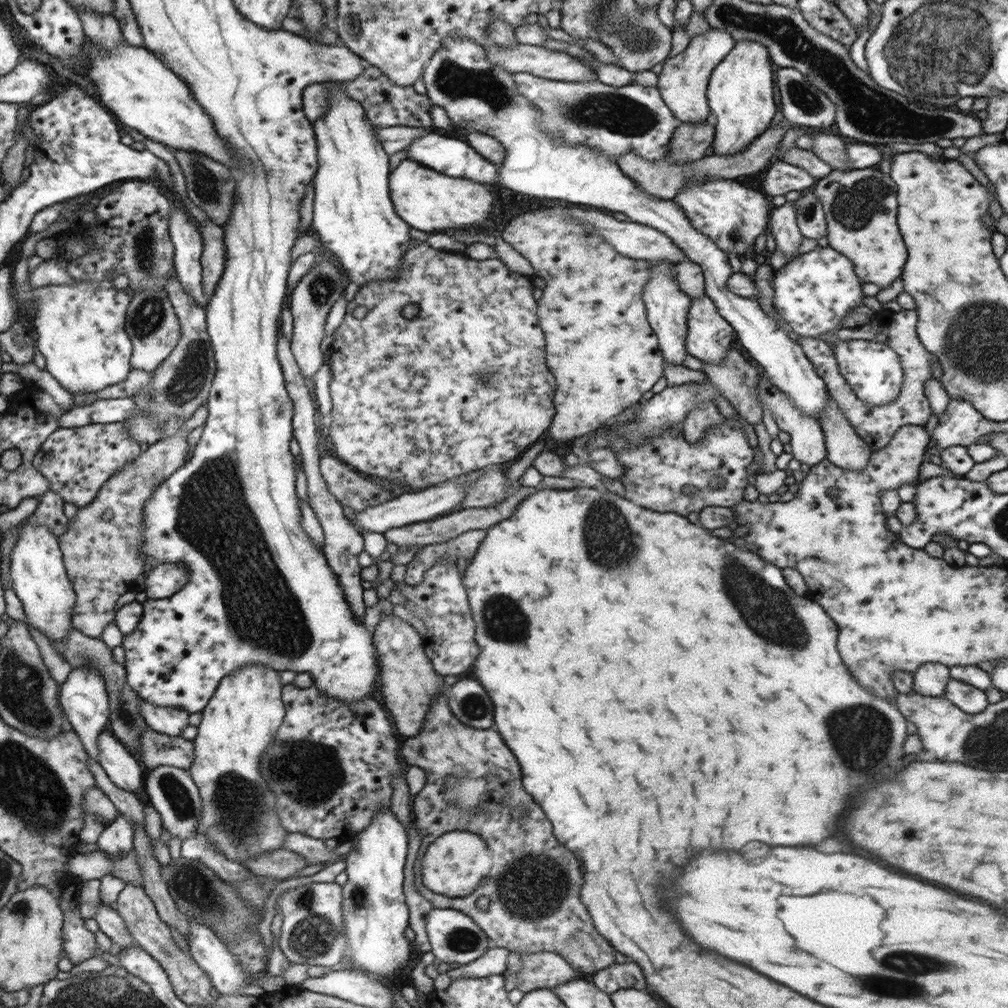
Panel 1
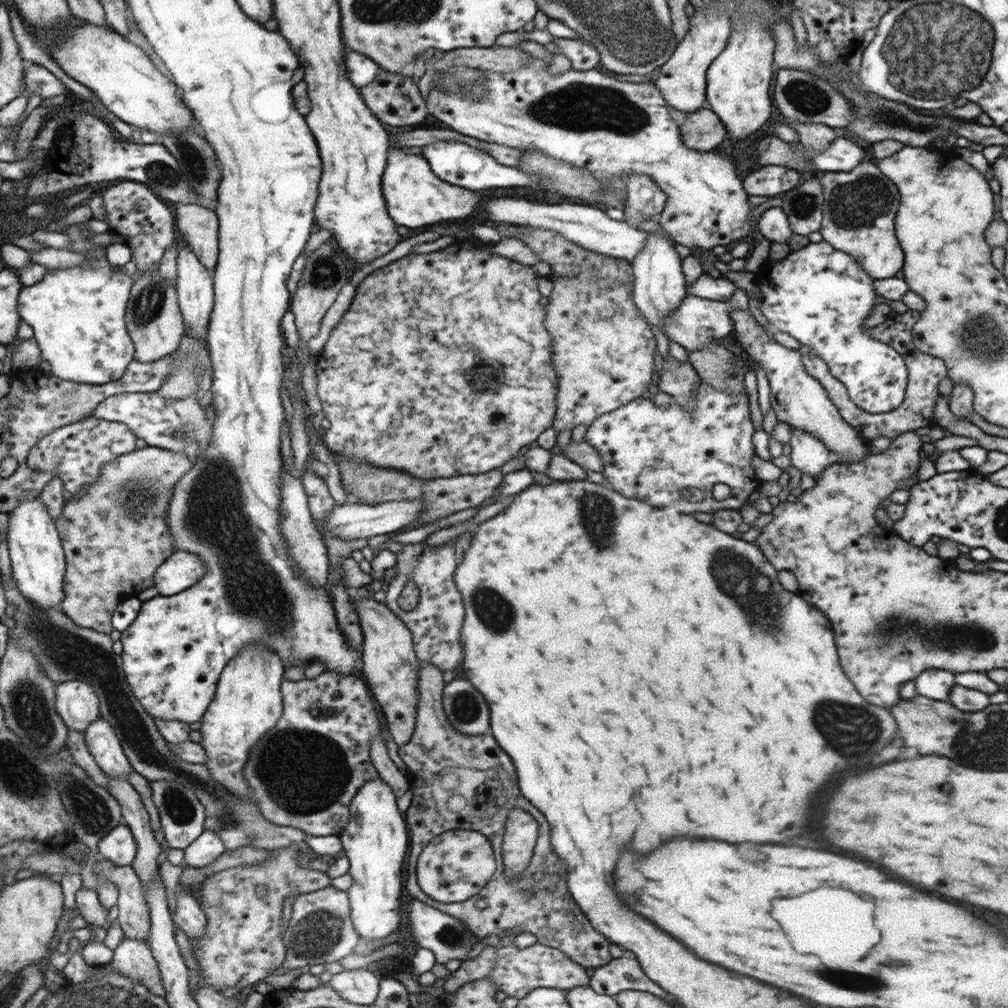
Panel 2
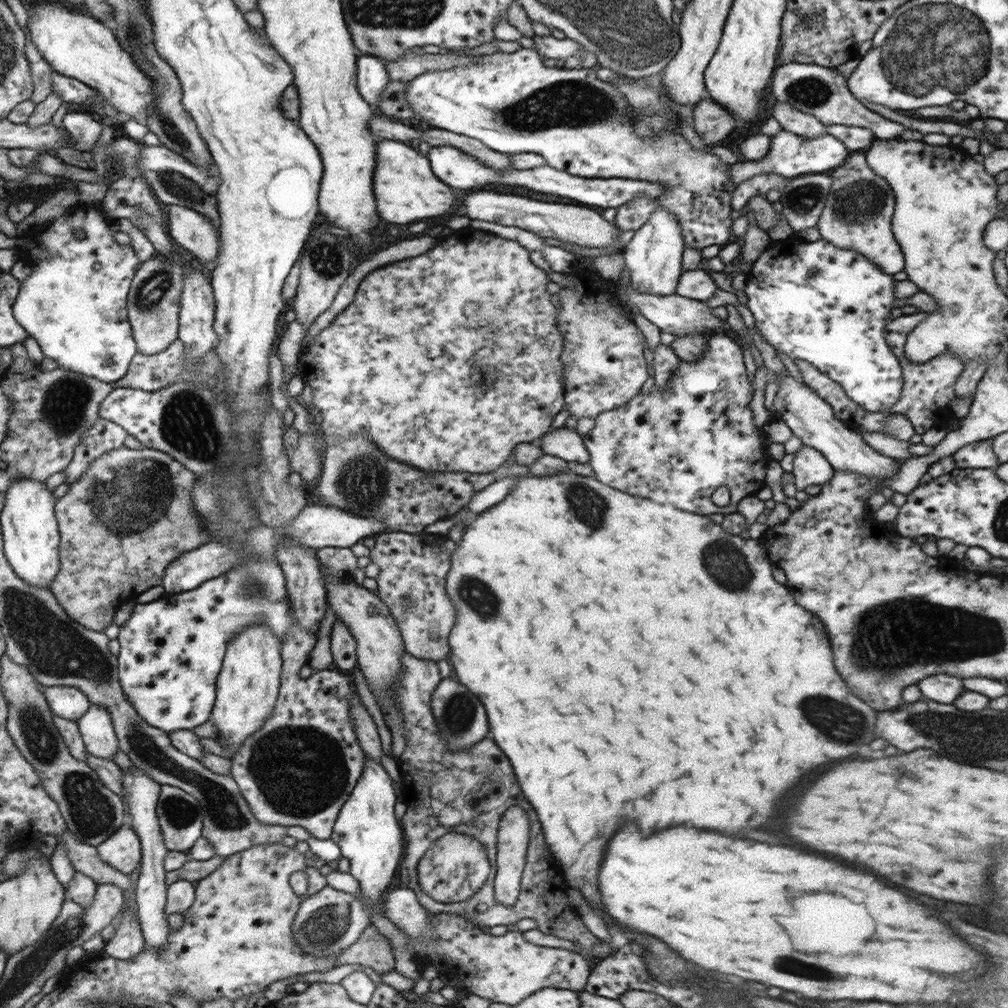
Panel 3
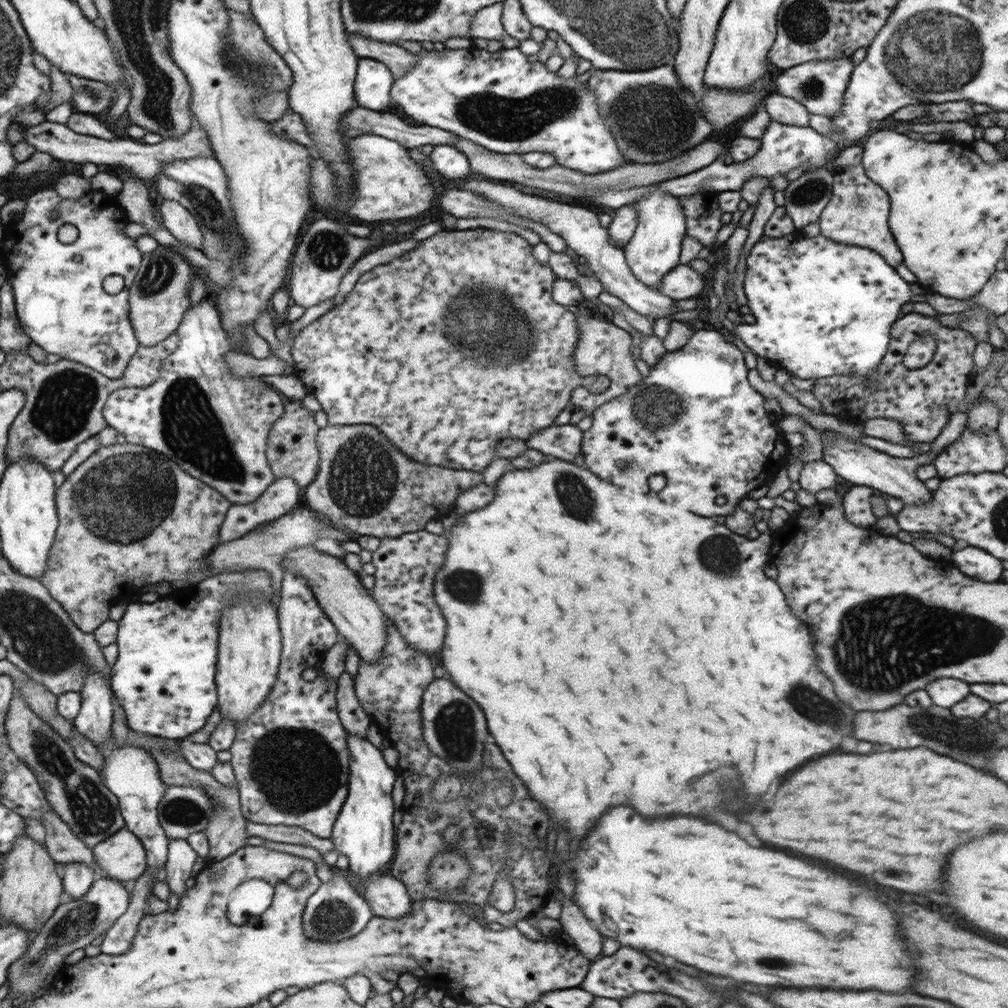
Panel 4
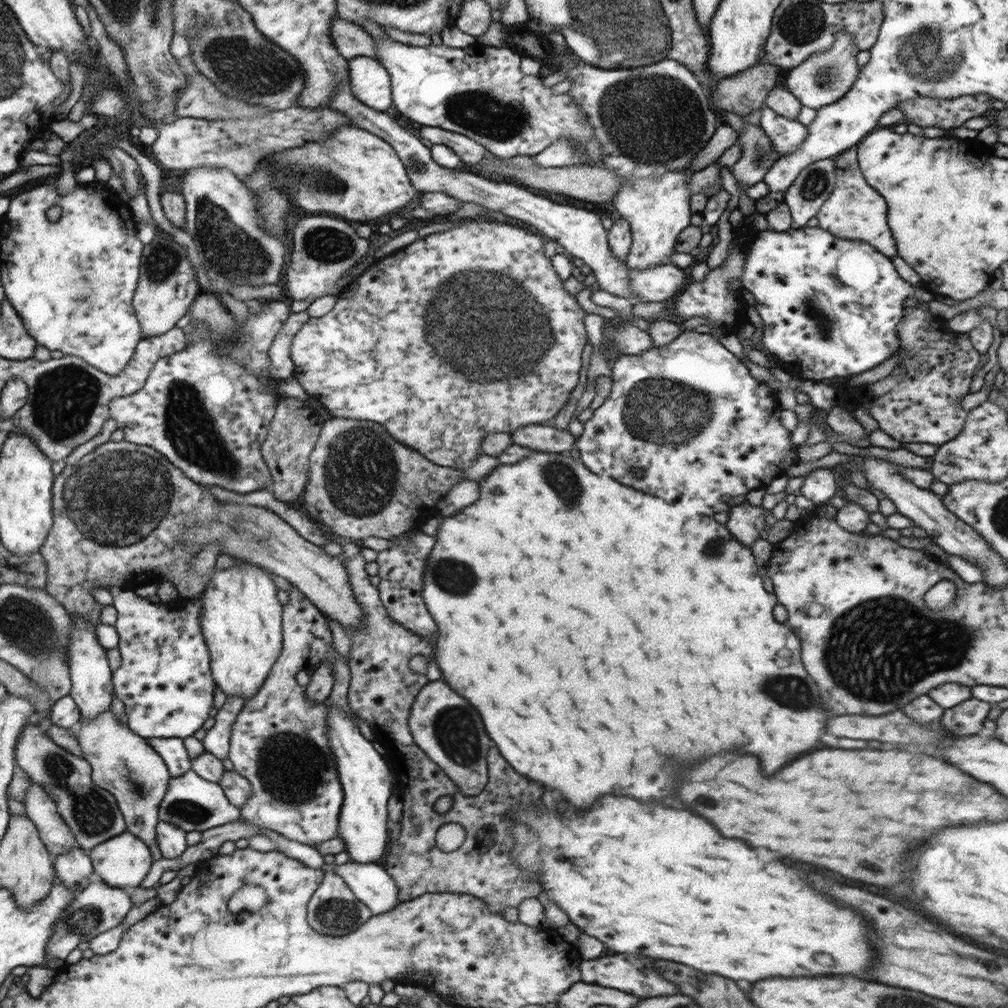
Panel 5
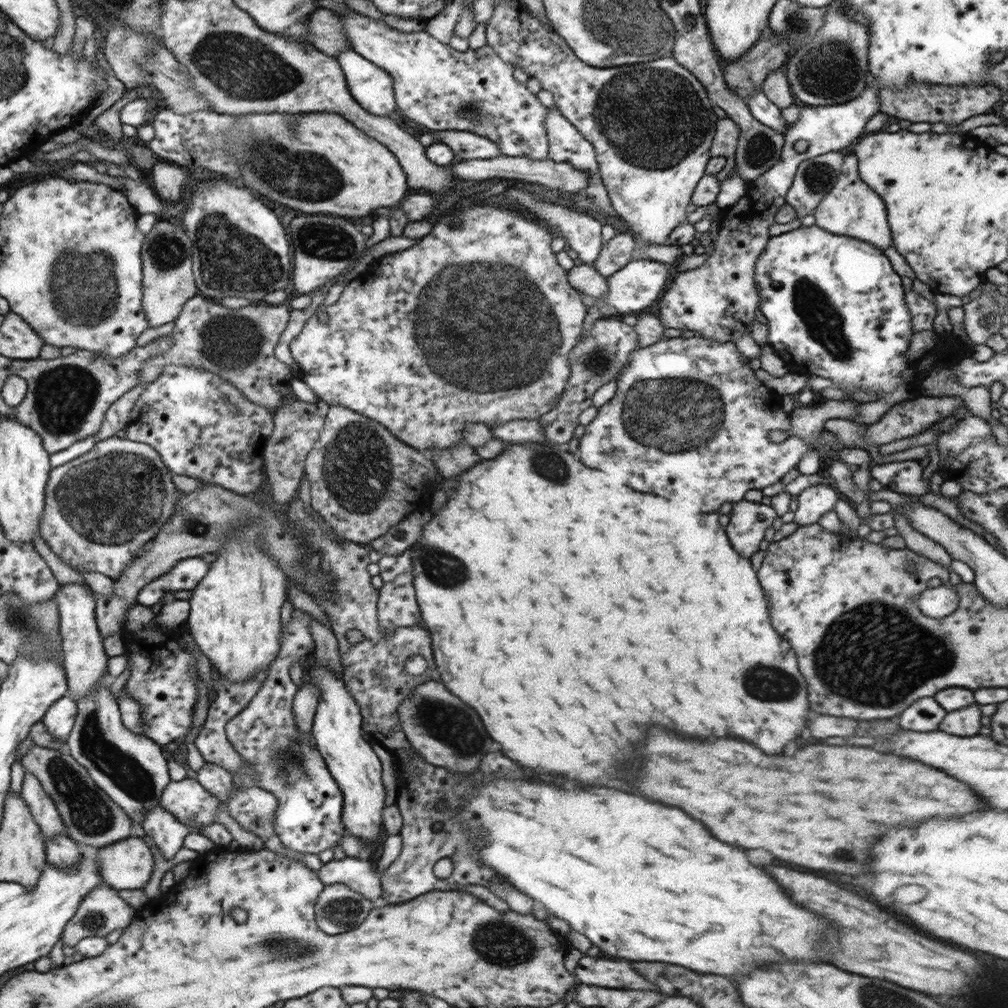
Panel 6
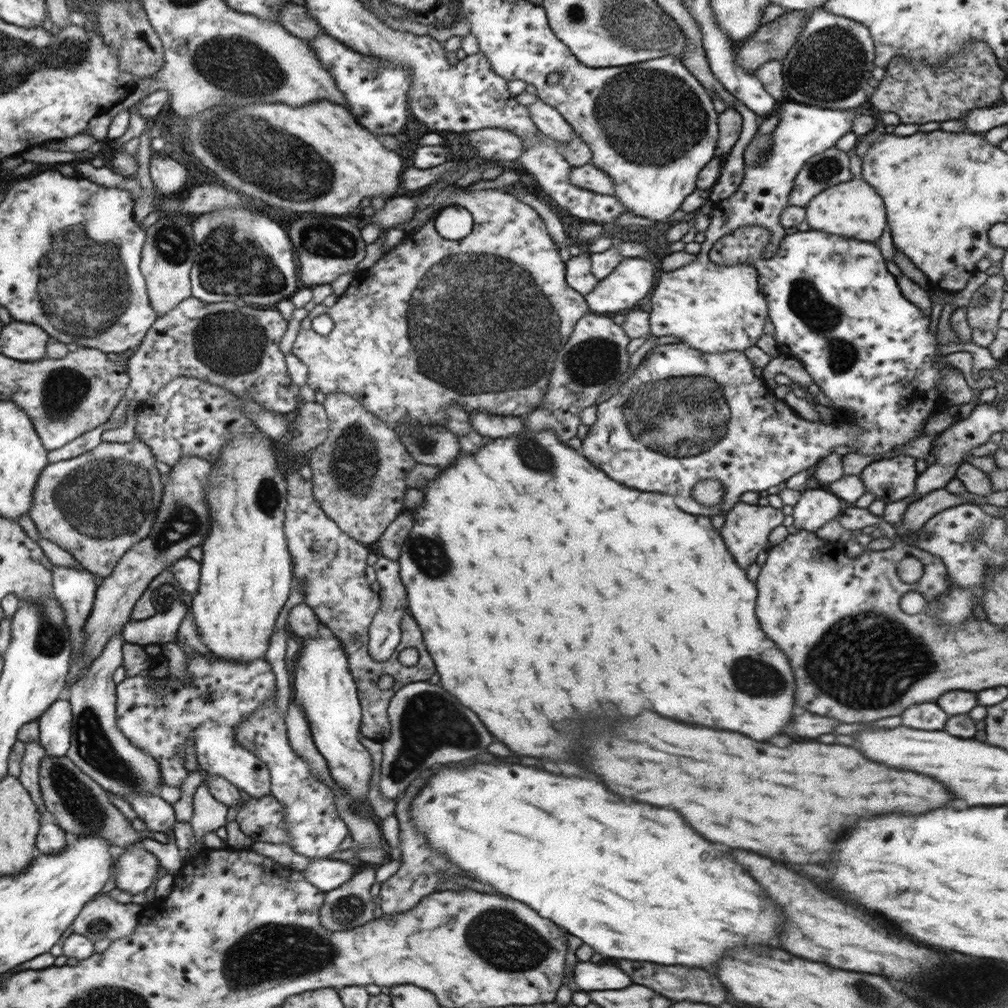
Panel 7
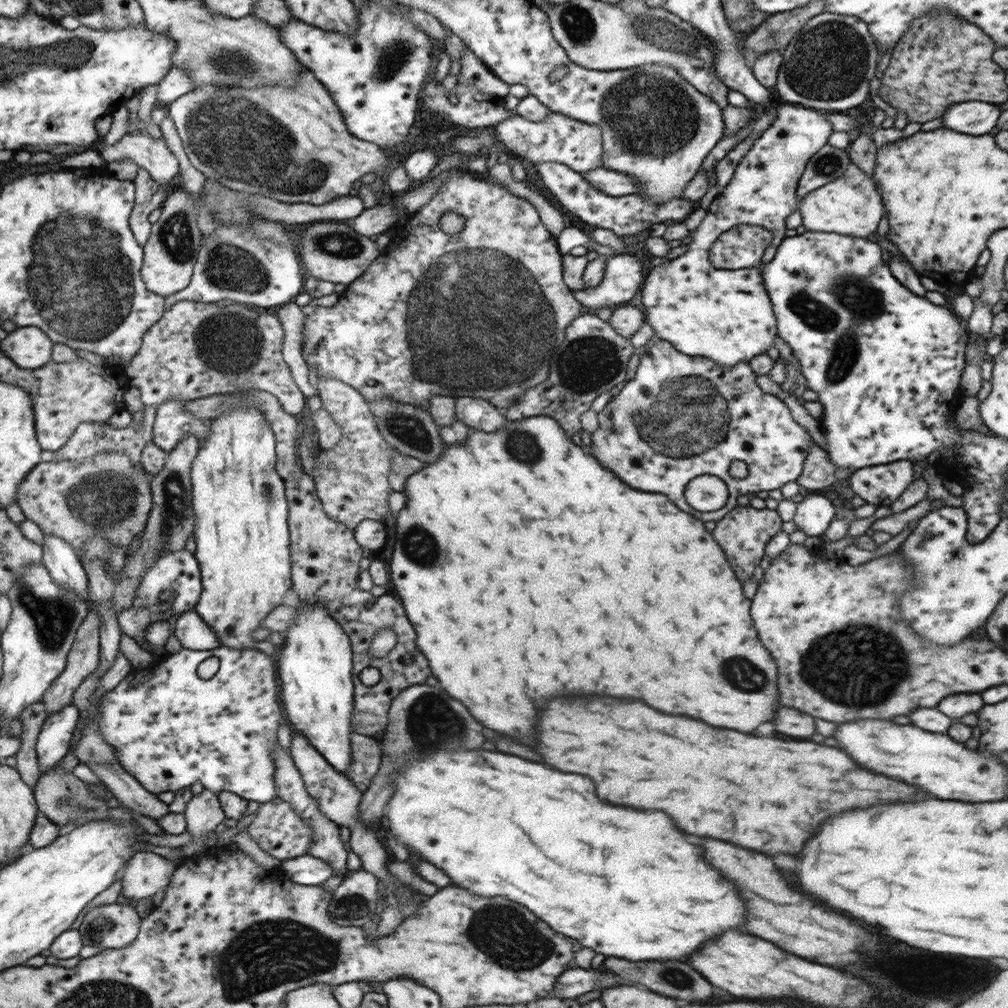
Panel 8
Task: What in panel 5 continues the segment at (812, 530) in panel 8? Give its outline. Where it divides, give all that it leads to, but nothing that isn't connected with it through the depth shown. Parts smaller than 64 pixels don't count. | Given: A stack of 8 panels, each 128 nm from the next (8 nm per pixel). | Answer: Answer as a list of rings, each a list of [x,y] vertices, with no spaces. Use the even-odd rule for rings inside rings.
[[[819,468],[804,476],[800,494],[817,506],[826,505],[838,490],[834,473],[829,468]]]

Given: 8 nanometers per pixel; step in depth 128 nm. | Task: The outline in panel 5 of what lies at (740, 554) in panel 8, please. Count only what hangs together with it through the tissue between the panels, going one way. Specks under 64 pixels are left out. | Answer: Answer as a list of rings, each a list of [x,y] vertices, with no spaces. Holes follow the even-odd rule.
[[[747,500],[731,506],[729,519],[725,524],[730,534],[740,544],[751,548],[760,538],[760,532],[765,530],[764,514],[767,510],[760,506],[753,506]]]

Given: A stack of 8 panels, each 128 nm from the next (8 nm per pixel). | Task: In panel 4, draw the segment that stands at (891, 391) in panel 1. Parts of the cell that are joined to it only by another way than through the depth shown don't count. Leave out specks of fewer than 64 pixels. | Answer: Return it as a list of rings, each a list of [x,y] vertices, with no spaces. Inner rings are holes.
[[[800,232],[780,238],[763,234],[746,260],[743,287],[756,322],[736,325],[736,336],[757,357],[778,364],[804,380],[838,376],[846,380],[853,373],[871,375],[887,354],[891,327],[899,320],[902,305],[915,296],[911,284],[872,249],[837,243],[822,234],[807,237]]]

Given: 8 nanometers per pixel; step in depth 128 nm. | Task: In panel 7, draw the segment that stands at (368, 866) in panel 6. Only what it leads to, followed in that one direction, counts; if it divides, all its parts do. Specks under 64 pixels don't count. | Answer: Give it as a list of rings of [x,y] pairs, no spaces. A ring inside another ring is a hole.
[[[326,857],[312,859],[301,873],[316,888],[328,892],[347,883],[362,867],[361,863],[352,864],[340,859],[328,859]]]

